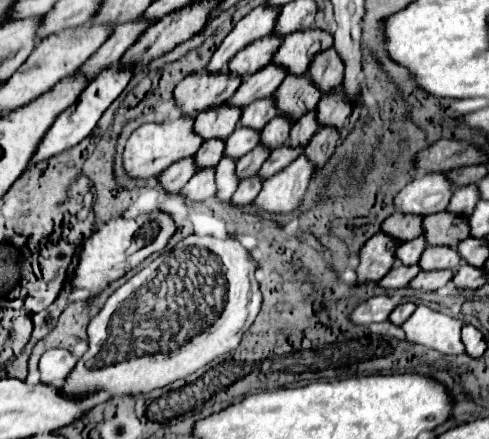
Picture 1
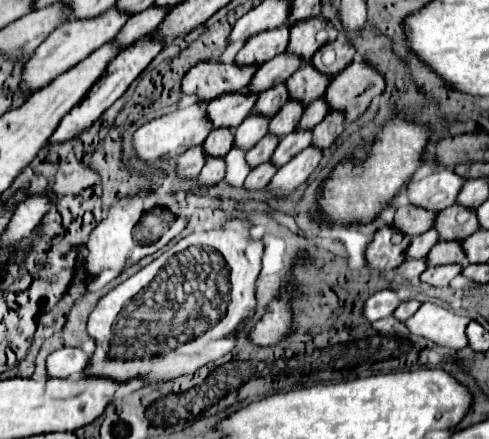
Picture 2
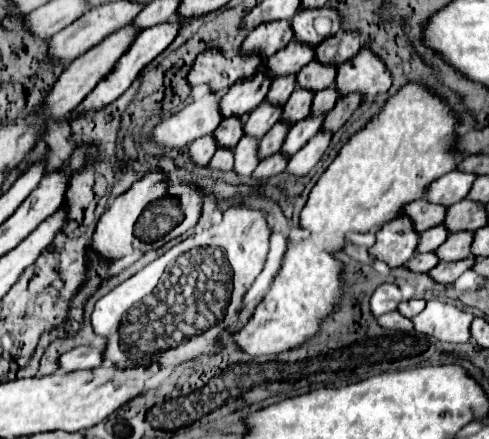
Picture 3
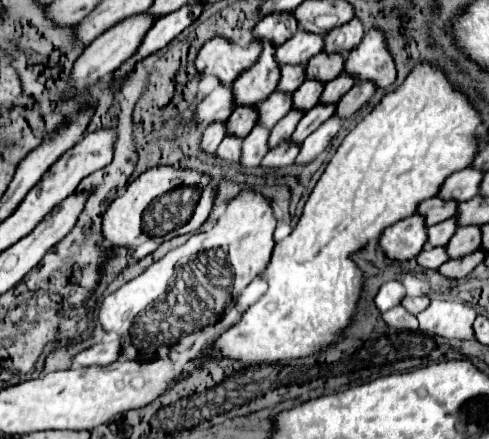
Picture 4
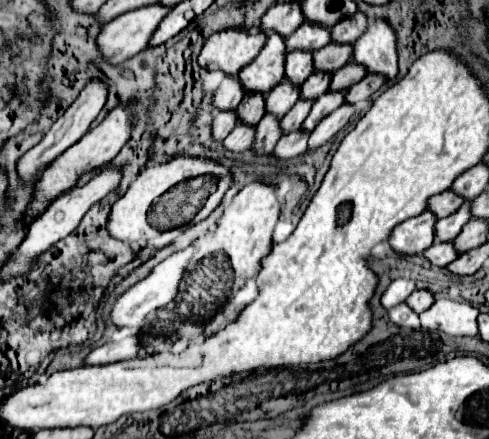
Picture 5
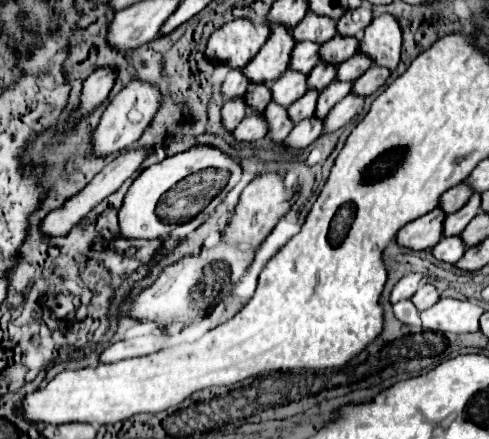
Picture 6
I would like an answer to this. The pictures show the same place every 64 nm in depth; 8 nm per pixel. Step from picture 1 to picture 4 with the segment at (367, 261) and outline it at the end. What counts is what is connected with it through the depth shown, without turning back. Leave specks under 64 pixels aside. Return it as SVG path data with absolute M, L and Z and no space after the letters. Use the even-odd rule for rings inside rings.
M422 214L410 216L406 220L400 220L392 228L384 230L384 236L380 238L380 246L392 260L410 260L422 252L422 248L428 242L428 226L426 218Z

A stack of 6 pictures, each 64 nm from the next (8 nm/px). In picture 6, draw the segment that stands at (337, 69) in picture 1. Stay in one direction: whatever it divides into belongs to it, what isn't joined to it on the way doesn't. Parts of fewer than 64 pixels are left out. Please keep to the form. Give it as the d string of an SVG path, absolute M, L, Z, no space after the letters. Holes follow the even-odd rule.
M360 6L356 10L348 10L336 22L336 30L342 36L358 36L370 22L372 22L372 10L368 6Z

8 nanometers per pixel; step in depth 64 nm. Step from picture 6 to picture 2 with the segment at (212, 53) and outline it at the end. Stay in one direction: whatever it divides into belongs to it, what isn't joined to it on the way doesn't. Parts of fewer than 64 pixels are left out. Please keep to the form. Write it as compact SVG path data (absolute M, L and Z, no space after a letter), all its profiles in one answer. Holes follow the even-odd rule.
M202 60L194 68L190 68L182 80L182 92L192 94L198 92L200 100L210 102L216 96L228 92L240 92L252 76L256 74L258 64L240 66L236 62L220 62L220 60Z

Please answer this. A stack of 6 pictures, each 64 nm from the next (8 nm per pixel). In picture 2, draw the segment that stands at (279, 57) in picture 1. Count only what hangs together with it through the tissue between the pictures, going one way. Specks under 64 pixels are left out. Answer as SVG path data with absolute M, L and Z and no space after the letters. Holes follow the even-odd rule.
M308 18L290 26L290 44L288 52L296 52L302 56L304 62L310 62L312 54L324 46L326 42L336 40L336 30L328 20L322 18Z

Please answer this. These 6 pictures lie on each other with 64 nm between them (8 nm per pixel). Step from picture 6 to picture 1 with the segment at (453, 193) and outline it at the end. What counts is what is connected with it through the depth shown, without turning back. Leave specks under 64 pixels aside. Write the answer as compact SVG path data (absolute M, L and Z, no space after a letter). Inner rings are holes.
M394 212L390 218L384 220L382 230L388 232L390 236L396 236L400 242L408 242L408 240L424 234L422 222L424 222L424 216L420 216L420 214Z

